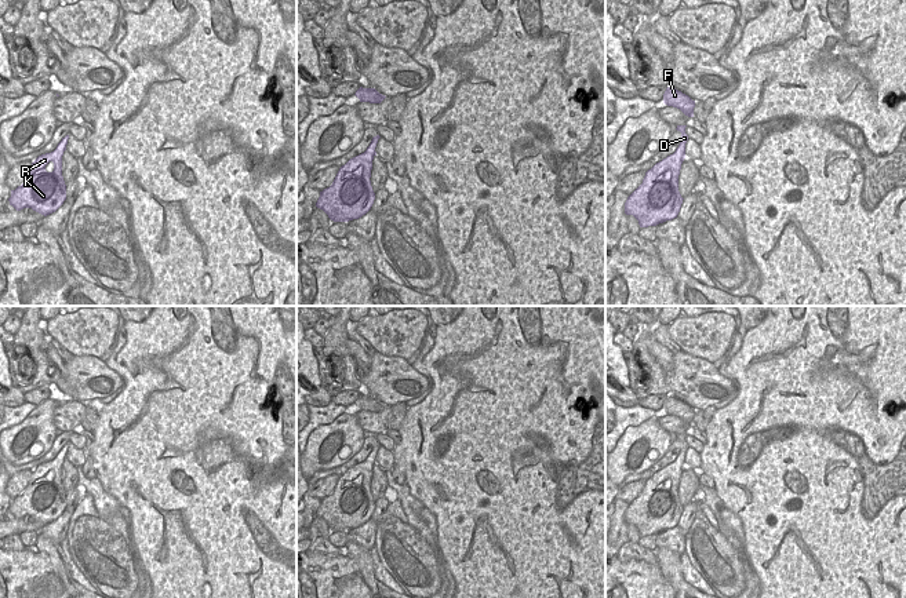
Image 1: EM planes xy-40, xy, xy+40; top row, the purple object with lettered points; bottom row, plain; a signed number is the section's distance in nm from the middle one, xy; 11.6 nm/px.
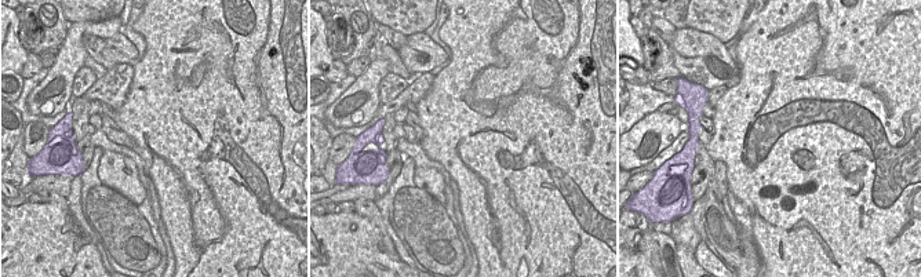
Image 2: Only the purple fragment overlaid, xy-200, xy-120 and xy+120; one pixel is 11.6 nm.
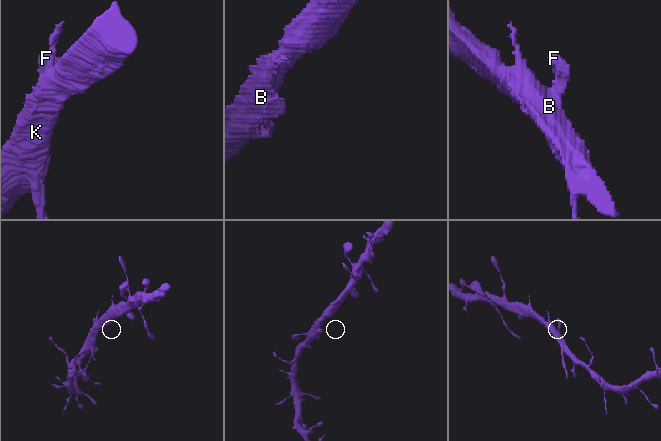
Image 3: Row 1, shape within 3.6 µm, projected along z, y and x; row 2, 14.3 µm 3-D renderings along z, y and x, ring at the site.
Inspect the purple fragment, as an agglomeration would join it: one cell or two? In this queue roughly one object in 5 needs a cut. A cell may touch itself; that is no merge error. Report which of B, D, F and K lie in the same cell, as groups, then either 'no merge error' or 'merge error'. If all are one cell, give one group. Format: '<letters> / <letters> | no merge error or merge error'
B D F K | no merge error

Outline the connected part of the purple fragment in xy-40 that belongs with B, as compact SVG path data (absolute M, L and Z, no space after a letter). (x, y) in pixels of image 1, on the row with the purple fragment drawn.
M69 135L62 138L57 149L39 156L21 186L11 190L10 205L17 211L32 208L47 216L55 212L66 200L66 185L62 176L62 156Z

